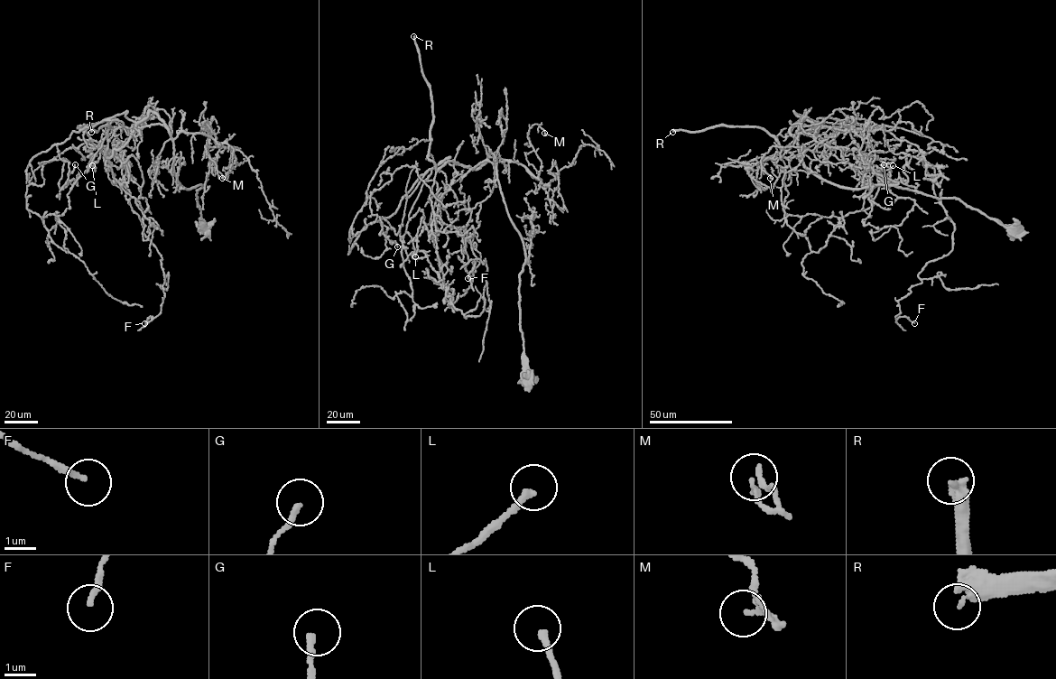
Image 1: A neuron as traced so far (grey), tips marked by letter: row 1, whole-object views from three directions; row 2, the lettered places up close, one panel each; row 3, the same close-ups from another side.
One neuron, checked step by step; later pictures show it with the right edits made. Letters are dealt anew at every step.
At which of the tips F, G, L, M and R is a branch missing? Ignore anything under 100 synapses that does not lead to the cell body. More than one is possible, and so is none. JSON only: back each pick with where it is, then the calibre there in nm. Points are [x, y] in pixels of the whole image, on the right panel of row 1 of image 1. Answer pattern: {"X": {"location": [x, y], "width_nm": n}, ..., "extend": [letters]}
{"R": {"location": [672, 132], "width_nm": 400}, "extend": ["R"]}

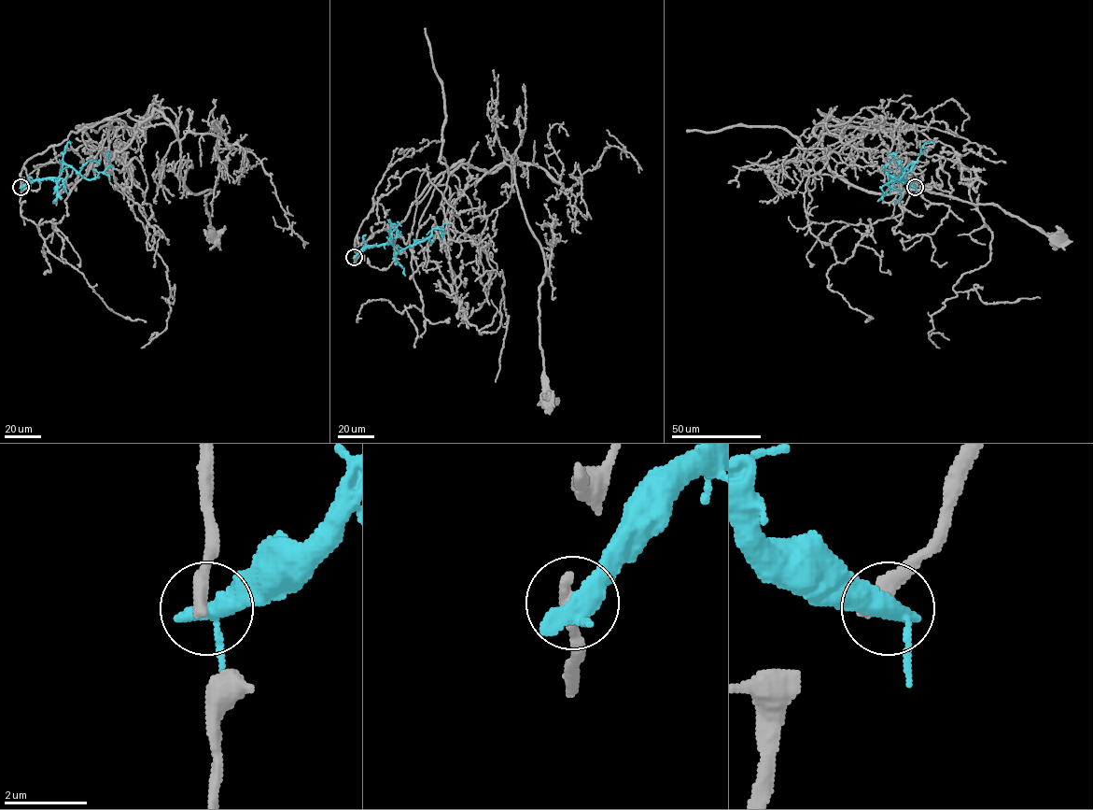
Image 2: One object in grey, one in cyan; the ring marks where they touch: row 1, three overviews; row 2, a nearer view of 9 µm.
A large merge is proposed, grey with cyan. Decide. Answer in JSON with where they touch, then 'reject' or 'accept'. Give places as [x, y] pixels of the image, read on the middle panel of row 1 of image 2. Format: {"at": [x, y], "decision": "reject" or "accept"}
{"at": [354, 257], "decision": "reject"}

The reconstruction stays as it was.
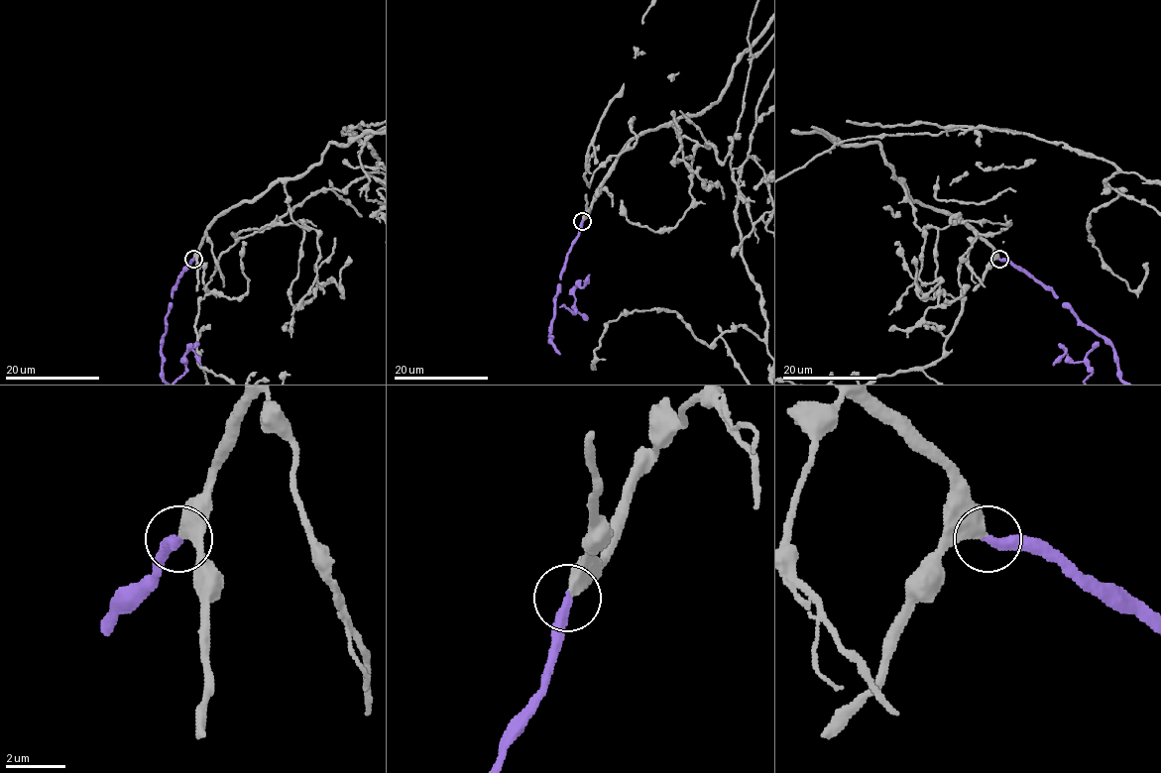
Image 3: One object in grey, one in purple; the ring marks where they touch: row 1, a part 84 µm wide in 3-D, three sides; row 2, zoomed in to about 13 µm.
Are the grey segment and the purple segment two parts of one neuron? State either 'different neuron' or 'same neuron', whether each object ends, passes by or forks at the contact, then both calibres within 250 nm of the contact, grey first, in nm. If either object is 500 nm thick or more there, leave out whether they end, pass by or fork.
same neuron | 500/340 nm

